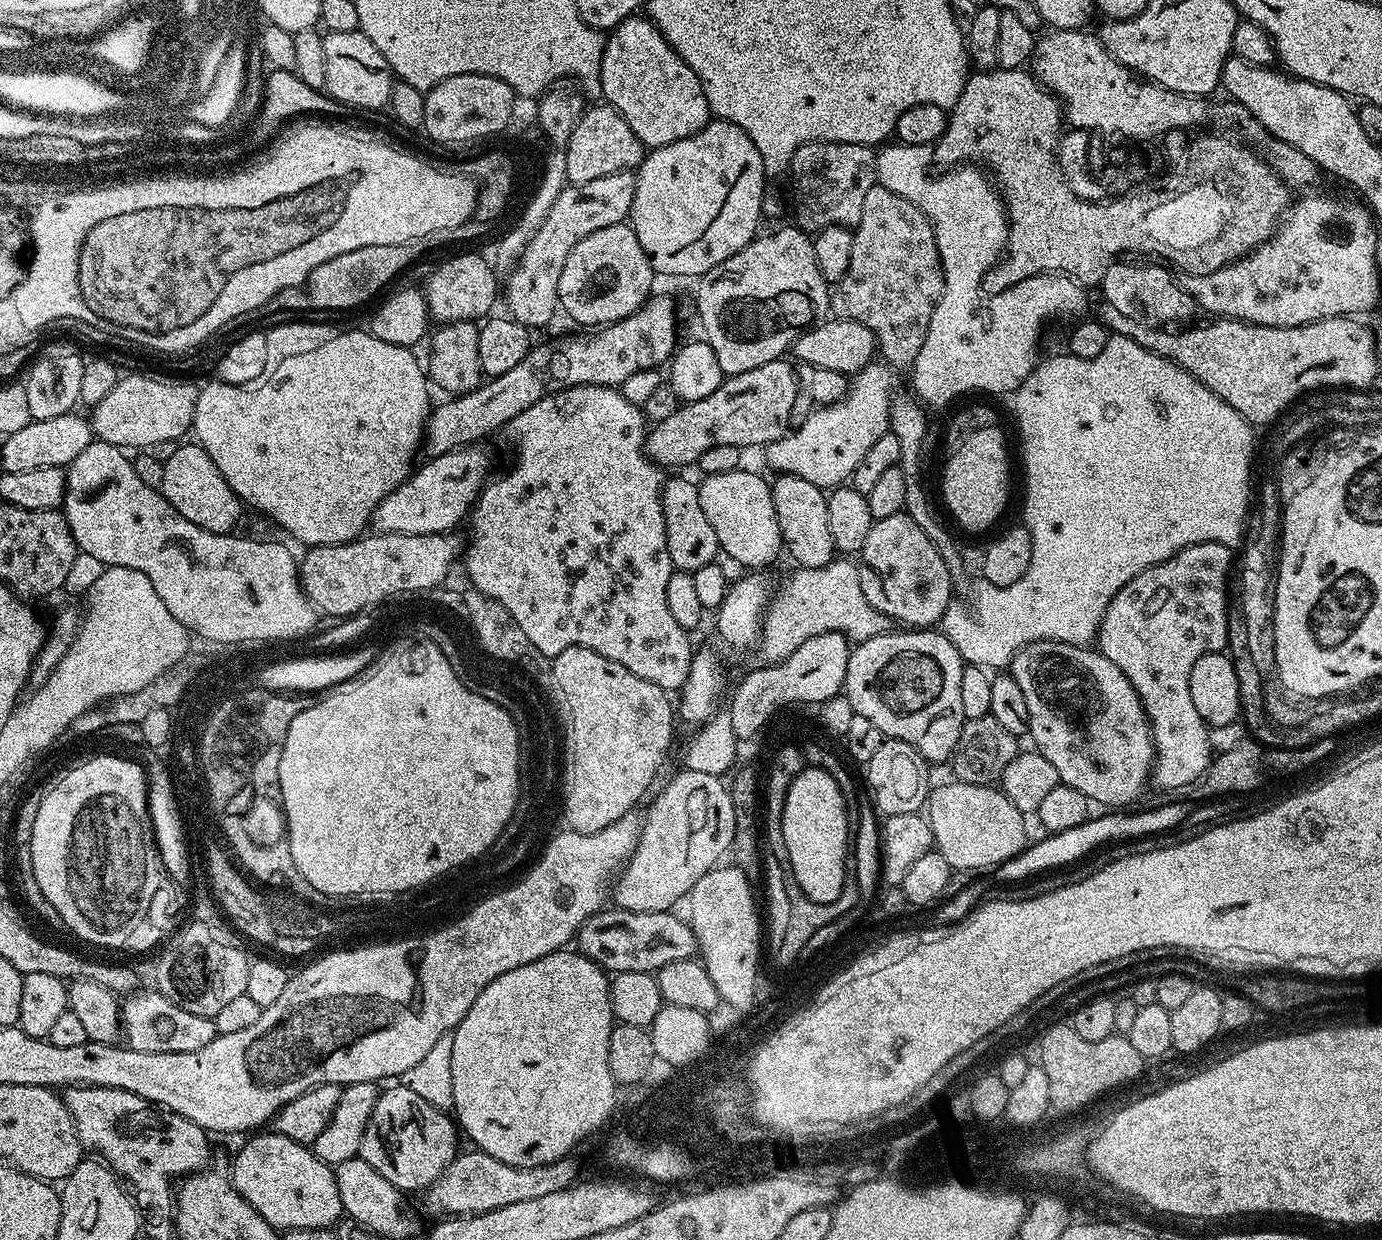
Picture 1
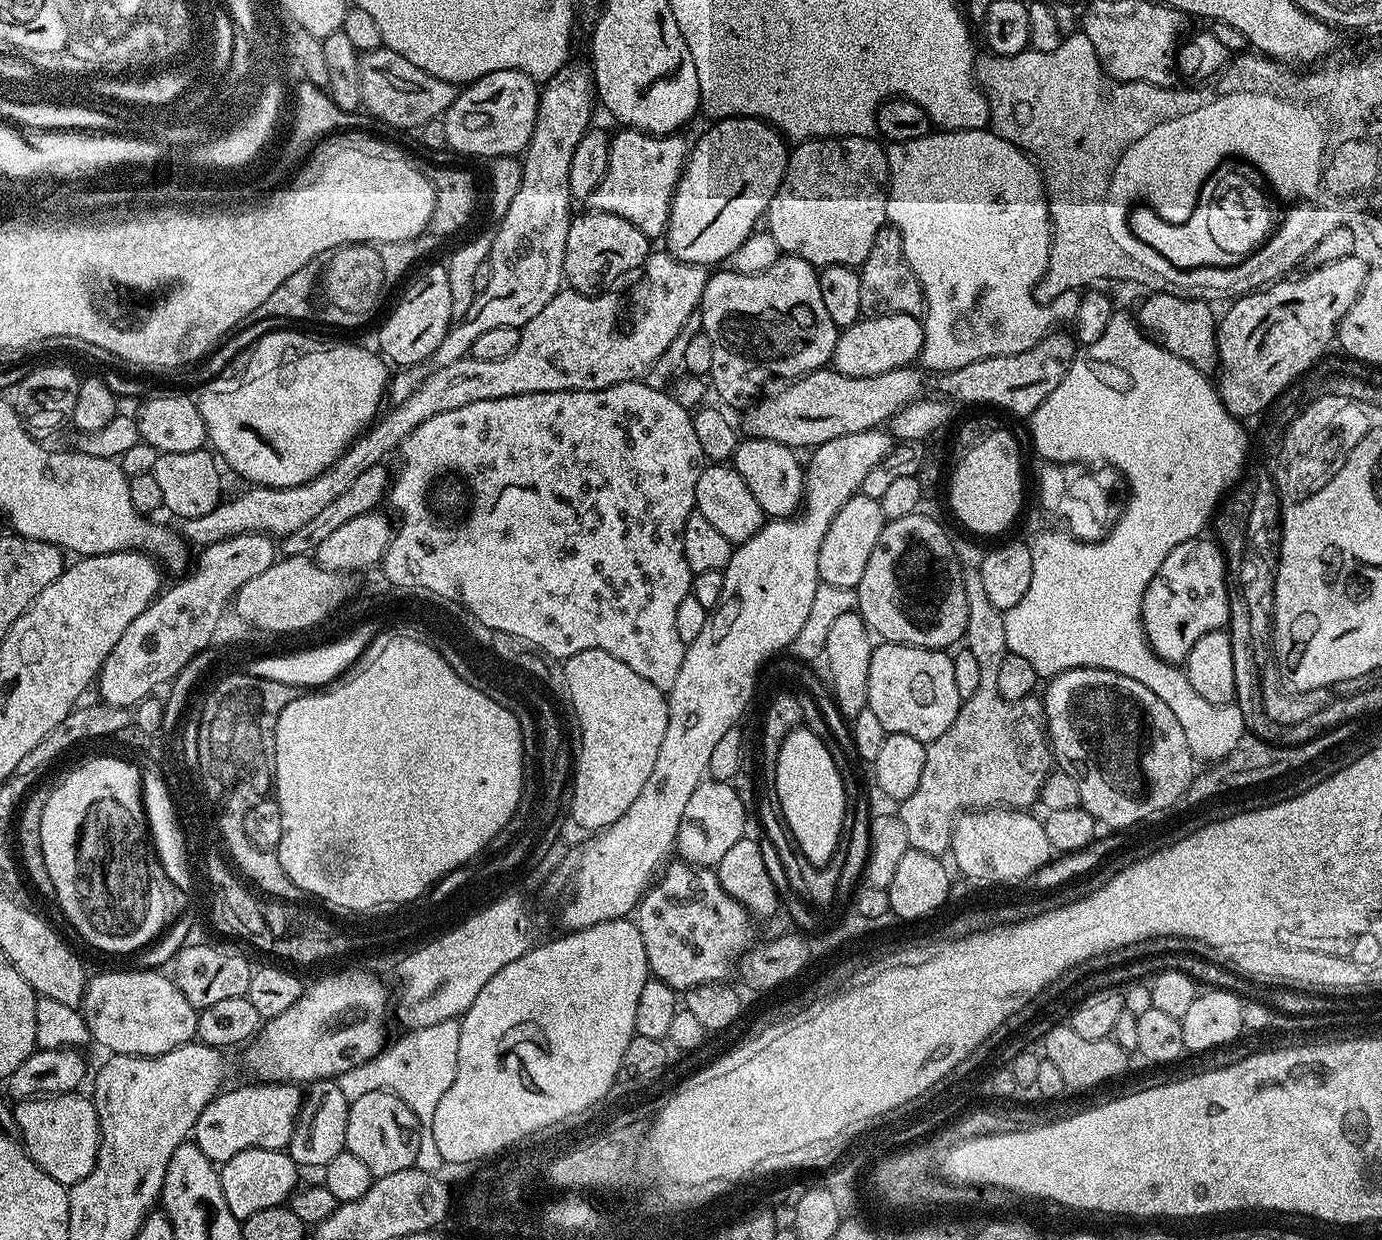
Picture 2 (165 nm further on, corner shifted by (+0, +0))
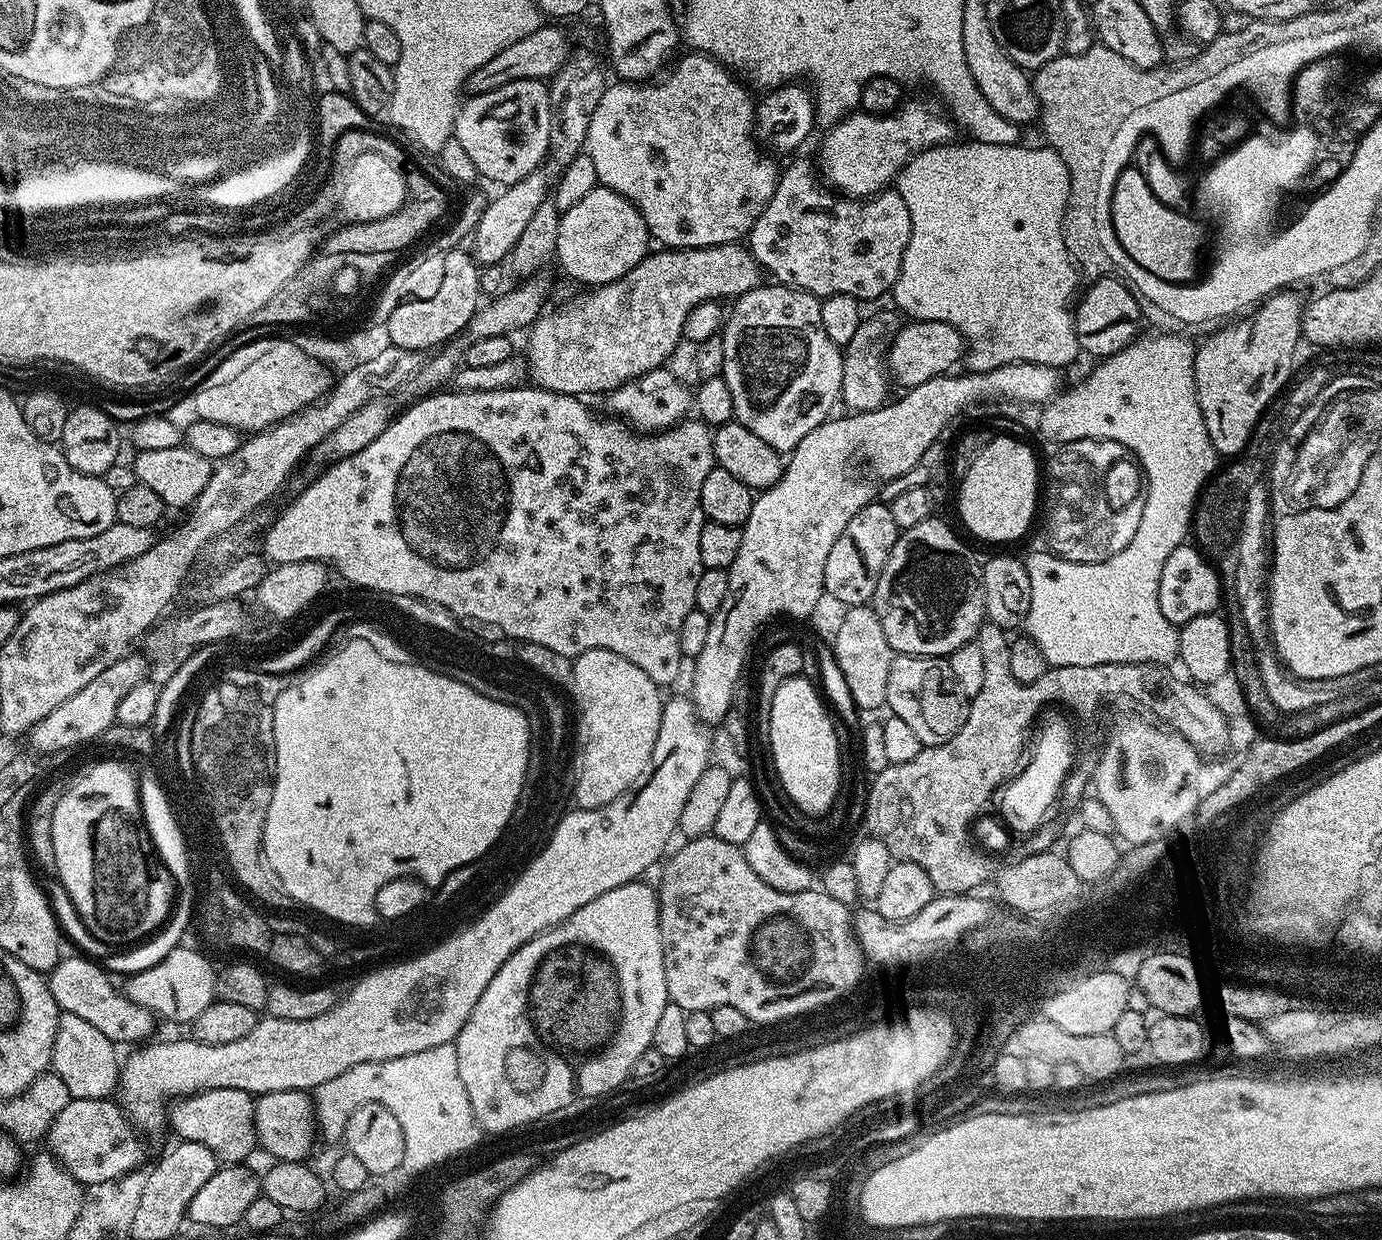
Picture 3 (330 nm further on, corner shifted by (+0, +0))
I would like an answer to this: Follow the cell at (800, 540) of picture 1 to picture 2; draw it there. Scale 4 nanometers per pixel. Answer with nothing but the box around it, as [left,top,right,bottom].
[731,436,806,518]

